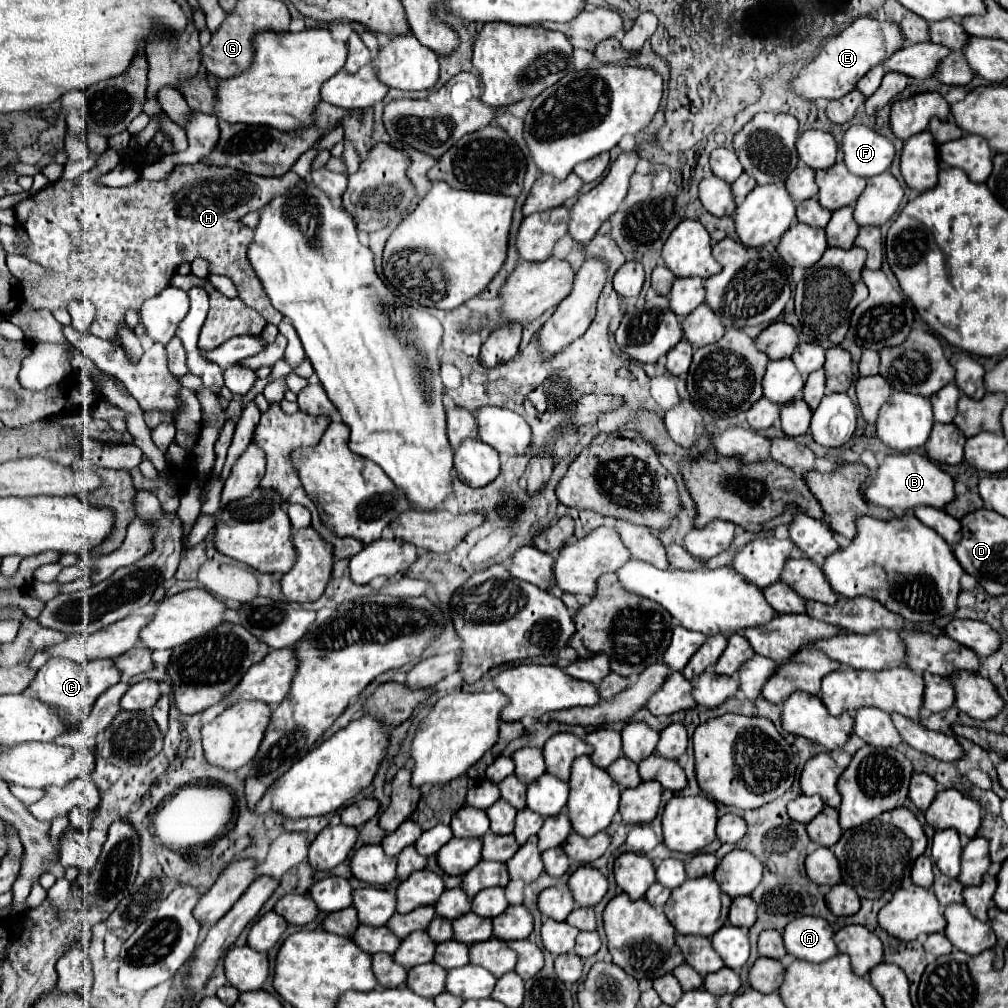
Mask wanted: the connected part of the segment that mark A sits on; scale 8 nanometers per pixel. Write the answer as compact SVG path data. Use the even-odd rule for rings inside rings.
M799 917L783 931L783 943L795 959L821 963L837 955L833 933L833 927L821 917Z

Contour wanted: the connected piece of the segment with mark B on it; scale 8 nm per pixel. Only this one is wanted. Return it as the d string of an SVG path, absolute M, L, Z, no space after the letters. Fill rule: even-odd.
M897 453L887 455L883 465L879 465L877 473L873 475L873 483L865 489L865 497L869 503L877 507L893 509L897 513L915 509L919 505L931 505L935 509L943 509L943 505L947 505L947 501L955 497L955 485L953 477L941 471L927 457L921 457L917 453Z

